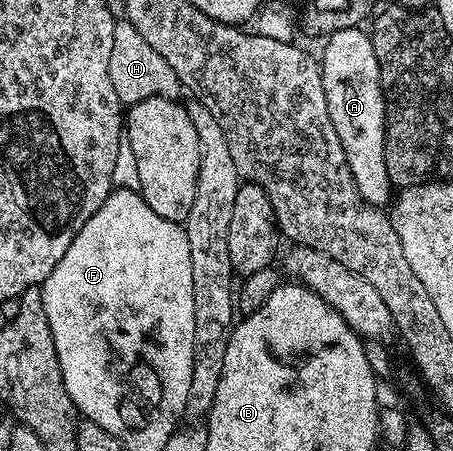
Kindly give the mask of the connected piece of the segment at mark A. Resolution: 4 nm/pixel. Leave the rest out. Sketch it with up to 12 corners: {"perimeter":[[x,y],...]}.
{"perimeter":[[352,26],[319,54],[327,112],[359,196],[395,194],[372,37]]}

